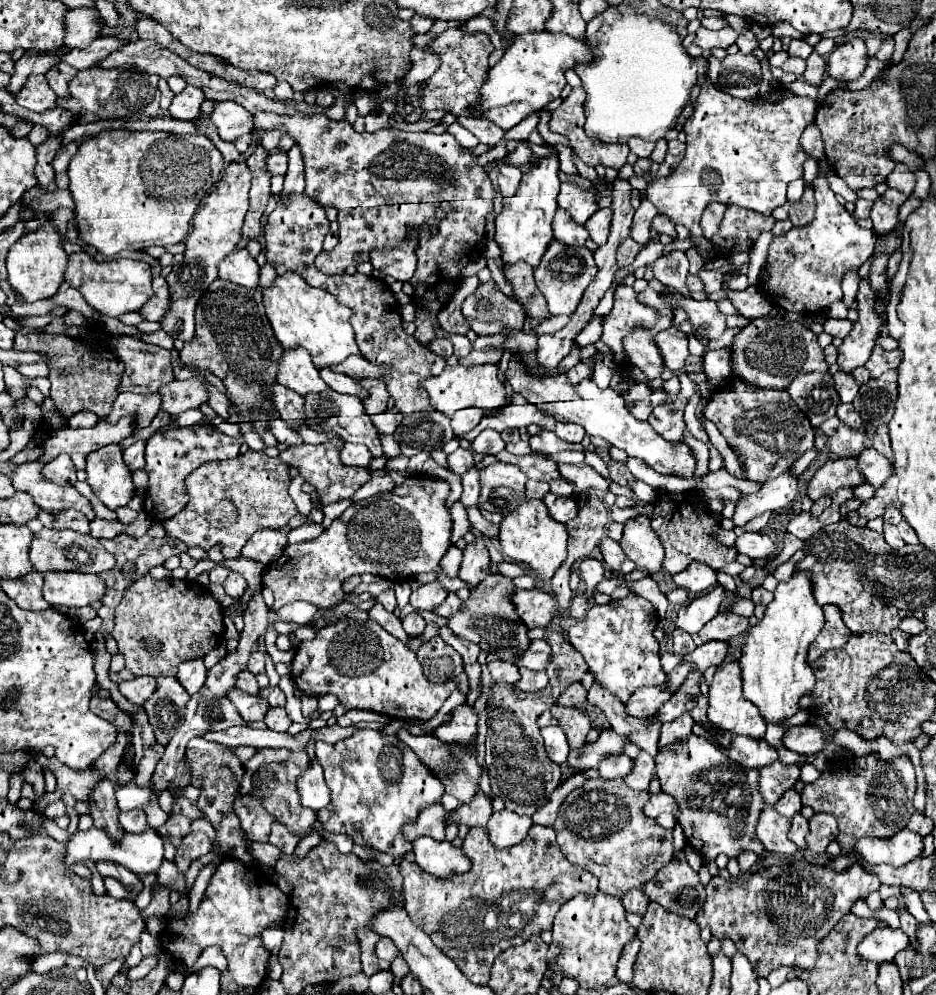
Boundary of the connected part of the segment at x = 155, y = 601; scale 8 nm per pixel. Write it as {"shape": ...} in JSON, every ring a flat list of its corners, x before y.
{"shape":[[150,575,126,587,116,607,112,637,126,659,126,669,134,675,168,677,176,675,178,665,190,659,202,659,214,647,224,643,224,609,212,597,210,589,190,579,152,579]]}

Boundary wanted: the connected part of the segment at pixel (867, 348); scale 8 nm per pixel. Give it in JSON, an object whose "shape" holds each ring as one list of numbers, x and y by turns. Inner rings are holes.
{"shape":[[868,279,860,281,860,291,856,295,858,301,858,321,854,321,854,329,838,347,838,365,844,373,852,373,852,369,862,367,870,357,872,347,876,345,876,337,882,333,882,325,878,315,874,313,874,293,870,293]]}

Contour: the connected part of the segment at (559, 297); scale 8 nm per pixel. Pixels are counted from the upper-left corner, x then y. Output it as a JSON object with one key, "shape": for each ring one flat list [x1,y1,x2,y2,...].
{"shape":[[552,241,540,261,540,265,536,267,536,285,538,289,544,293,546,301,548,301,548,309,552,315,572,315,586,291,586,287,590,285,590,281,596,277,598,267,594,263,594,255,590,249,582,247,582,249,566,249,566,245,558,245,558,241]]}

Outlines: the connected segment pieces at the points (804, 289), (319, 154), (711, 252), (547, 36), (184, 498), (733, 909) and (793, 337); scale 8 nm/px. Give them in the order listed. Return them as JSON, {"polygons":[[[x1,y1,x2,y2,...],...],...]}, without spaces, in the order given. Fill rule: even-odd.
{"polygons":[[[816,177,814,191,814,221,806,227,792,227,784,237,776,237,768,249,766,265,760,273,760,287,786,311,822,313,828,305,842,301,842,277,848,271,858,271,860,265,872,257,878,241,878,235,872,229,860,227,856,219,836,201,826,179]],[[258,111,253,115,255,118,255,125,258,130,268,131,275,127,283,127,284,131,294,139,294,143,300,147,302,151,302,159,304,159,304,175,306,175,306,195,314,201,318,201,320,205,324,207,334,207,338,209,338,223,340,223,340,243,332,249,332,251,322,251,318,253,316,257,316,269,322,271,324,275,340,275,340,273,346,273,346,269,350,265,360,265,360,263,366,263,370,261,370,251,372,249,380,249,380,251,390,251,390,249,396,249,400,247,402,241,406,241,414,229,418,229,418,247,416,247,416,257,418,257,418,267,414,271,414,277,412,277,412,287,414,287,414,295,412,295,412,303,416,305,416,315,414,315,414,323,416,323,416,331,414,331,414,339,428,347,430,341,436,339,436,329,440,329,440,323,438,323,438,313,448,305,448,301,452,299,452,295,456,293,458,285,460,285,460,271,470,265,472,261,480,259,482,253,484,253,484,247,486,247,486,215,492,211,492,201,496,197,496,187,492,185,488,173,486,173,486,167,478,163,478,157,462,147,454,135,450,133,404,133,404,131,398,131,398,129,382,129,382,131,376,131,376,133,356,133,352,129,352,125,348,121,332,121,324,115,314,115,314,117,306,117,304,113,298,113,298,115,280,116,271,112],[352,209,360,209,360,225,346,225,344,223,344,211,352,211],[436,209,442,209,444,211,444,219,438,219,436,217],[430,227,436,227,438,233,430,233]],[[706,81,700,89,700,95,696,99,694,113,684,123,686,133,686,155,680,161,680,165,662,179,656,179,648,185,646,195,656,205,658,213,670,217,676,225,684,225,690,231,690,241,700,253,704,263,712,263,718,257,718,251,712,241,702,235,700,217,704,209,710,203,726,203,726,205,738,205,744,209,752,209,758,213,772,213,776,207,786,203,786,185,794,179,800,179,804,175,804,161,812,159,802,147,800,147,800,135,806,125,814,121,818,103,808,97,798,97,792,93,784,93,778,101,770,103,766,99,736,99,728,93,722,93,716,89,710,81]],[[526,33,518,35,506,49,504,57,488,71,482,85,478,105,470,111,474,117,484,117,502,127,504,131,518,125,532,111,544,109,552,99,560,97,566,85,564,71,574,67,578,61,590,61,590,51,584,41,574,41,564,33]],[[196,423,192,427,176,427,158,431,146,441,146,467,148,491,146,491,146,515,154,521,168,521,187,505,189,497,184,479,200,465,214,459,234,459,240,453,240,443,234,437,224,435,210,423]],[[806,861,772,865,752,873,750,879,744,883,730,883,724,877,712,877,712,881,708,883,708,899,696,913,694,921,700,929,710,927,712,937,720,941,732,939,738,947,738,953,746,955,754,969,758,965,760,977,766,977,770,971,782,965,794,969,810,969,814,965,814,959,818,959,818,943,822,941,822,937,838,919,850,913,850,907,858,899,866,899,868,893,878,891,878,887,880,879,860,865,852,865,846,873,830,873,828,869]],[[760,317,754,319,750,325,746,325,734,339,734,375,742,377,744,381,750,381,752,385,764,387,764,389,786,389,796,375,800,373,812,373,812,371,820,371,826,373,828,371,828,363,824,359,824,351,818,345,816,335,804,327,802,323,796,321,786,321,784,317]]]}

